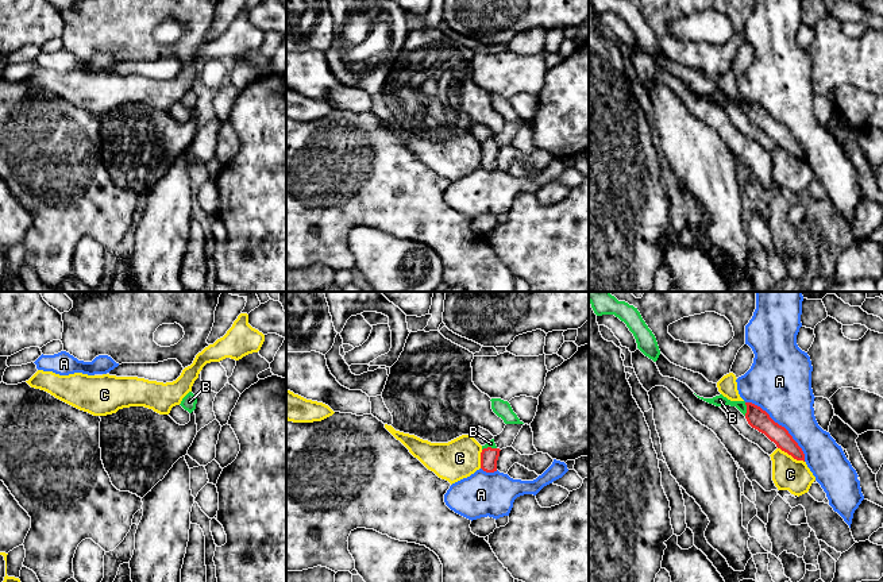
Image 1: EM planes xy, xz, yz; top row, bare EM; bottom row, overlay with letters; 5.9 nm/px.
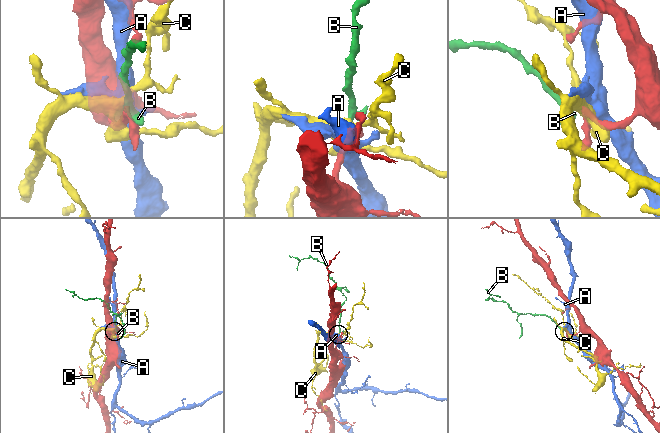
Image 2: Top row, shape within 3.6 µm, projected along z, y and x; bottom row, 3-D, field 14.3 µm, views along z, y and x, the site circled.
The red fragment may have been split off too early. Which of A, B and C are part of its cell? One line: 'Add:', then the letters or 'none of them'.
Add: B

